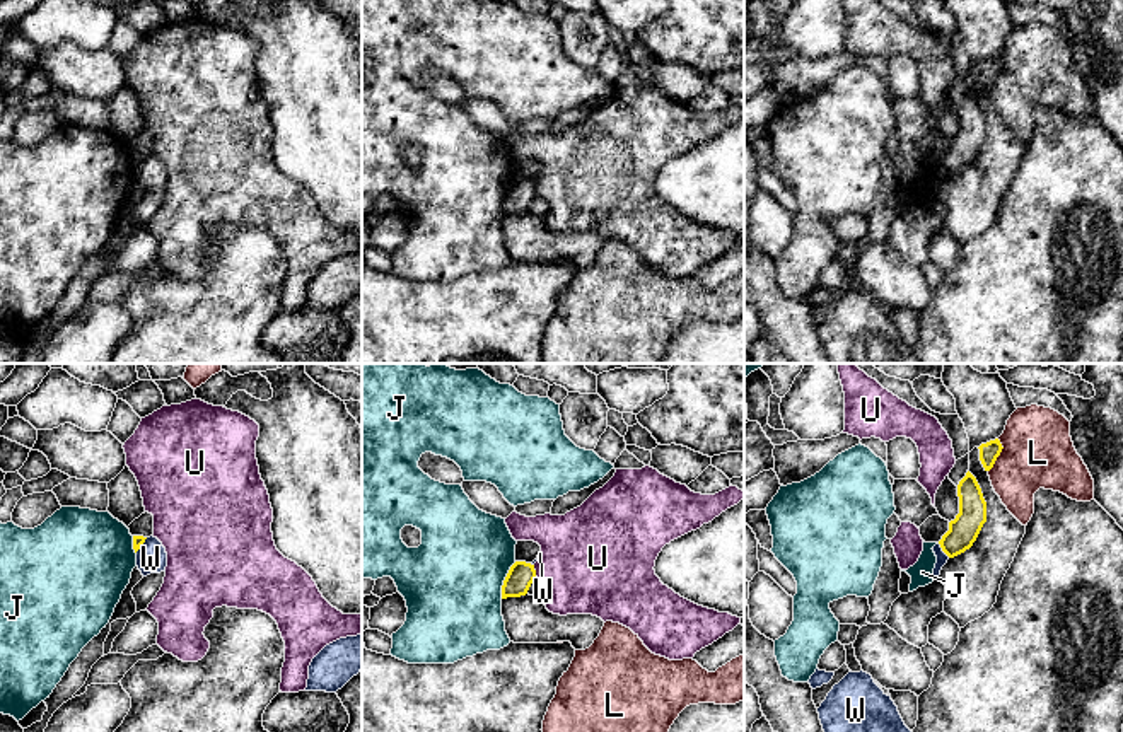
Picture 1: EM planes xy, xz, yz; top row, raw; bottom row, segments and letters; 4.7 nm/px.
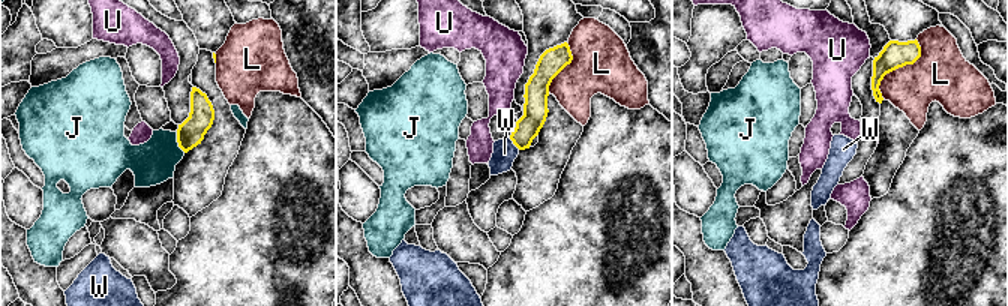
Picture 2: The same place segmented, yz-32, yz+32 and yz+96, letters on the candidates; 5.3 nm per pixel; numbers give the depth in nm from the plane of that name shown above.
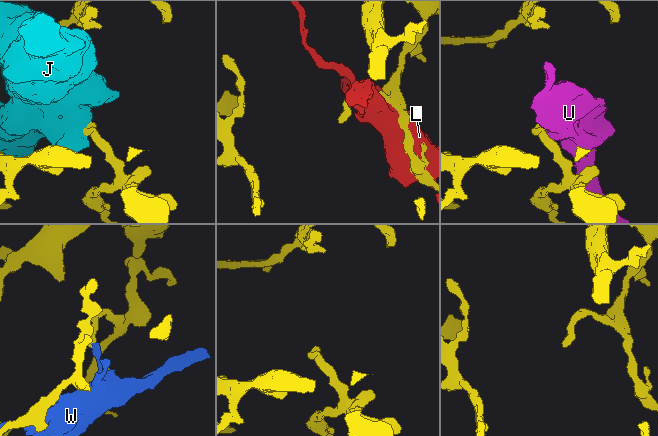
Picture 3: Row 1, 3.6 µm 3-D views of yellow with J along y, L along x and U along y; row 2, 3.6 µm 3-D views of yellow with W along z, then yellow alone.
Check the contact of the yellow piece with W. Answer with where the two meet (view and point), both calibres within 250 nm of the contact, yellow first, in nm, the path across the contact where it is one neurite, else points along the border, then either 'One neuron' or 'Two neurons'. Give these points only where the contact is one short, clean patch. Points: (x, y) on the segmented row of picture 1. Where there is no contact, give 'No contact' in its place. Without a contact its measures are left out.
Touches yellow at yz (942, 550). Thickness 140 nm (yellow) against 50 nm. Boundary: yz (937, 543), (949, 557). Two neurons

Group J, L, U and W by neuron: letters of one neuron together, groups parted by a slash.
J / L / U / W

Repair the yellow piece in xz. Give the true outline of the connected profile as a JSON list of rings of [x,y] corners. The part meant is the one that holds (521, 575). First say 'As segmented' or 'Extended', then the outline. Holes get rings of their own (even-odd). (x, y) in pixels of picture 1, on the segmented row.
As segmented. [[[515,561],[503,580],[502,599],[526,595],[534,578],[534,565]]]

